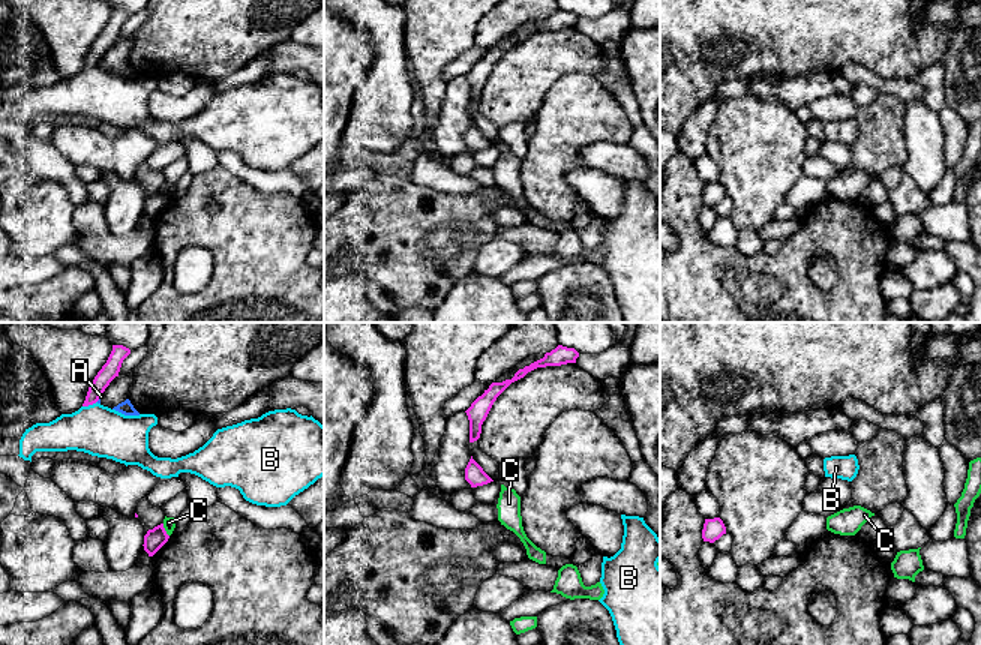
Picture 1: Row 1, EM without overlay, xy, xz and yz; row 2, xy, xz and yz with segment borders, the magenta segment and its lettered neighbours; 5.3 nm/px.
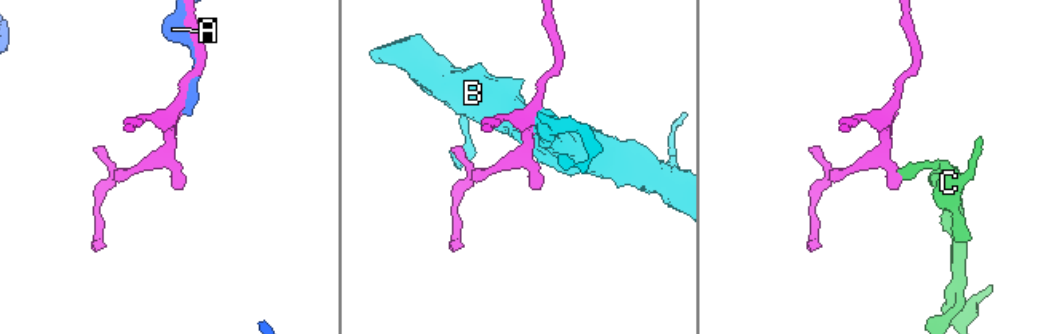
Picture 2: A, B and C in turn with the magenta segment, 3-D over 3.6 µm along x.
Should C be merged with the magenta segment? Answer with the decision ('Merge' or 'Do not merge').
Do not merge

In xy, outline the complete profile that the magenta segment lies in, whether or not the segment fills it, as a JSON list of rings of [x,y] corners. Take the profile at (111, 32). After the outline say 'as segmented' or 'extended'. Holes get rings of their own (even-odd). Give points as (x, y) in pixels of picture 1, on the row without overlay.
[[[112,9],[112,15],[106,24],[106,27],[102,30],[102,33],[94,40],[93,46],[88,51],[86,64],[82,70],[93,69],[99,64],[105,52],[110,50],[110,46],[118,40],[120,32],[123,24],[130,18],[130,14],[123,9]]]; as segmented

